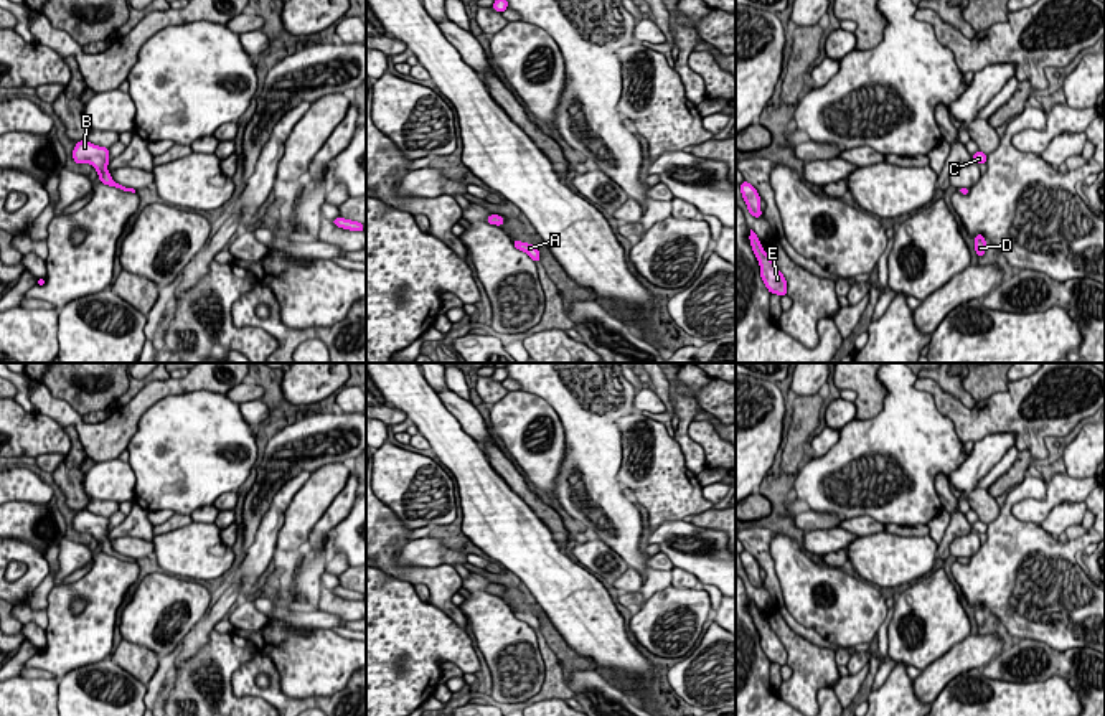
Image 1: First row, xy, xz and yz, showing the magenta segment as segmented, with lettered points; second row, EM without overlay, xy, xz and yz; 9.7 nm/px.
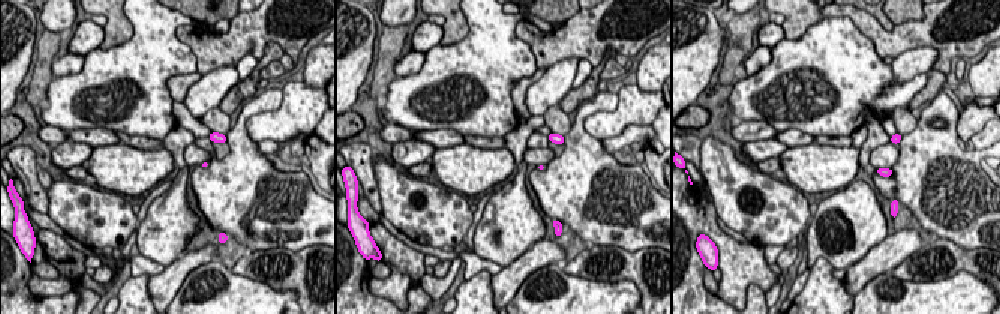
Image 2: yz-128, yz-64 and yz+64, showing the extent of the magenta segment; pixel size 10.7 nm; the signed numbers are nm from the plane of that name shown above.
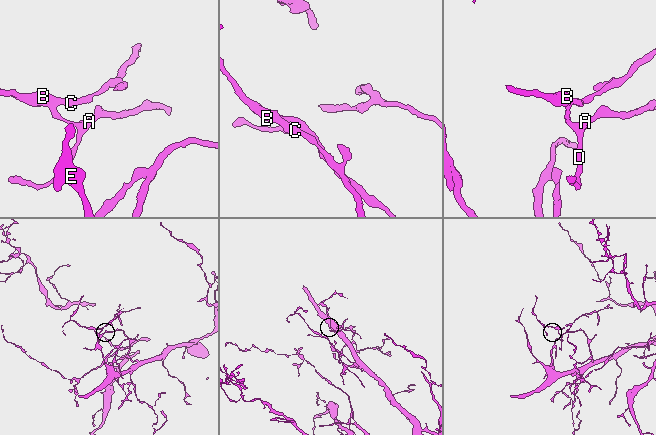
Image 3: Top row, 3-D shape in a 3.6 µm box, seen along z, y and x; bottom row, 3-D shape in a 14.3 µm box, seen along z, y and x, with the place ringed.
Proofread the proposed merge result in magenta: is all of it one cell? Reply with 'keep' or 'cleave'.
keep

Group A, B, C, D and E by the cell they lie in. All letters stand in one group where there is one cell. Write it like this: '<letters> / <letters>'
A B C D E

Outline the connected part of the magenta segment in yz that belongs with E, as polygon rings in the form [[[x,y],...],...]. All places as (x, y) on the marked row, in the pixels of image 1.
[[[752,229],[749,239],[760,266],[760,277],[769,292],[778,294],[780,297],[787,295],[787,280],[783,274],[778,271],[777,264],[770,259],[770,256],[764,251],[757,234]]]

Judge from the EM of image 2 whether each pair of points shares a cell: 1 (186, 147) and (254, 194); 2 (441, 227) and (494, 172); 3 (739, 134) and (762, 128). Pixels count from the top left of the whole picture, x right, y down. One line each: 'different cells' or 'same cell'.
1: different cells
2: different cells
3: same cell

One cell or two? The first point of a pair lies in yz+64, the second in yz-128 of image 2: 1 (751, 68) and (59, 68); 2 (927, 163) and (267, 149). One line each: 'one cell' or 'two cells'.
1: one cell
2: two cells

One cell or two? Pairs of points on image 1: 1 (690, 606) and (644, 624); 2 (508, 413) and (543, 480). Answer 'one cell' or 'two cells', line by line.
1: one cell
2: one cell

